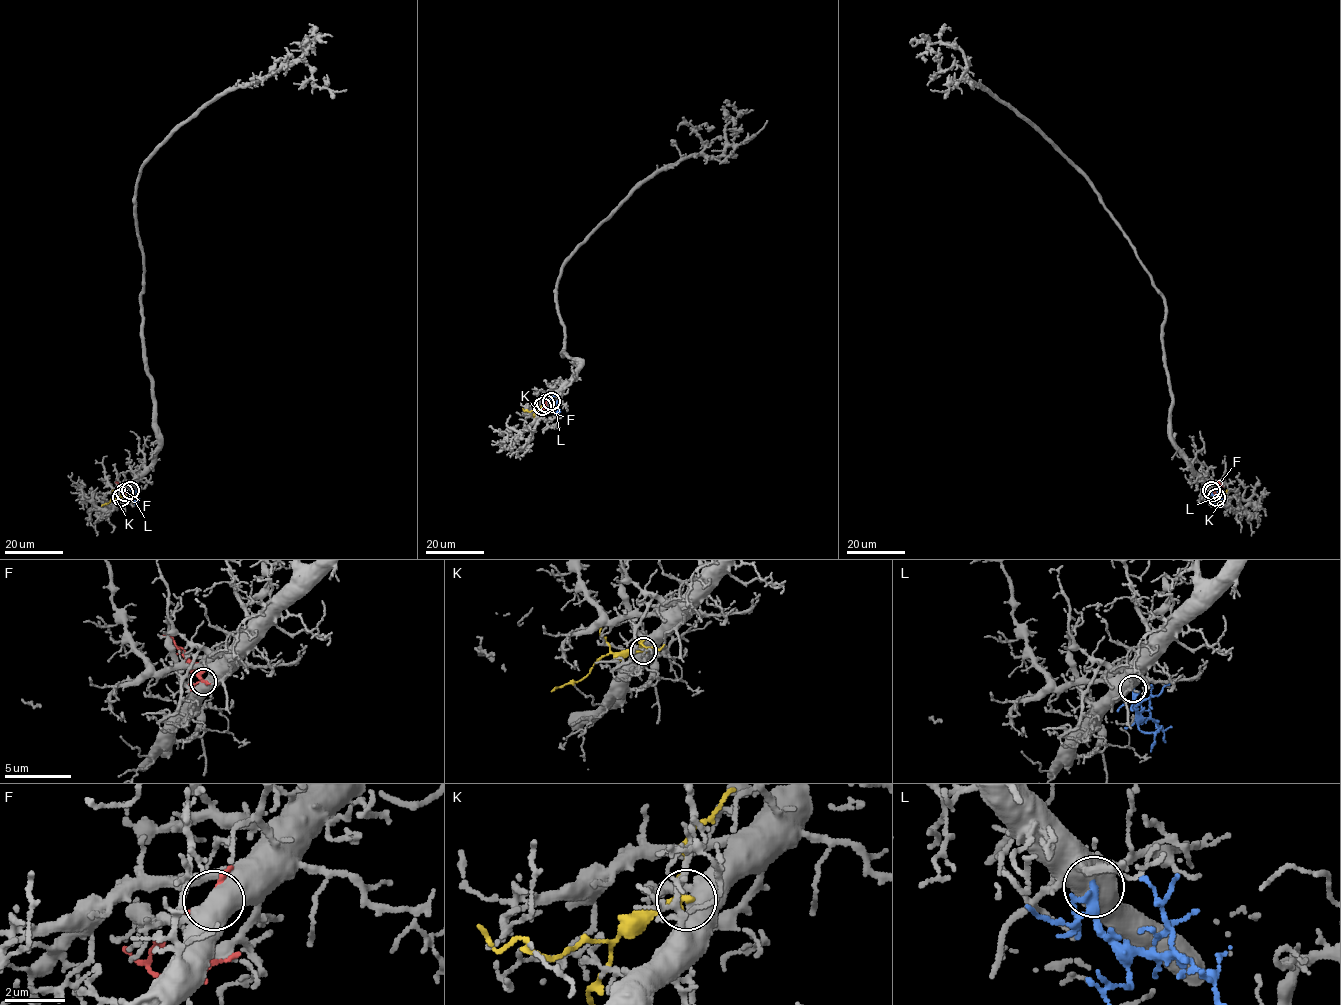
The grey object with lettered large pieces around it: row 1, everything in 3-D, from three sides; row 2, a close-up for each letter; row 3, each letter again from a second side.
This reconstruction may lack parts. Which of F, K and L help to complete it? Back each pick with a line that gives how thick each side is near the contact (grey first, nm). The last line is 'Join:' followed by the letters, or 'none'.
L: 550 nm thick on the grey side, 240 nm on the other
Join: L

